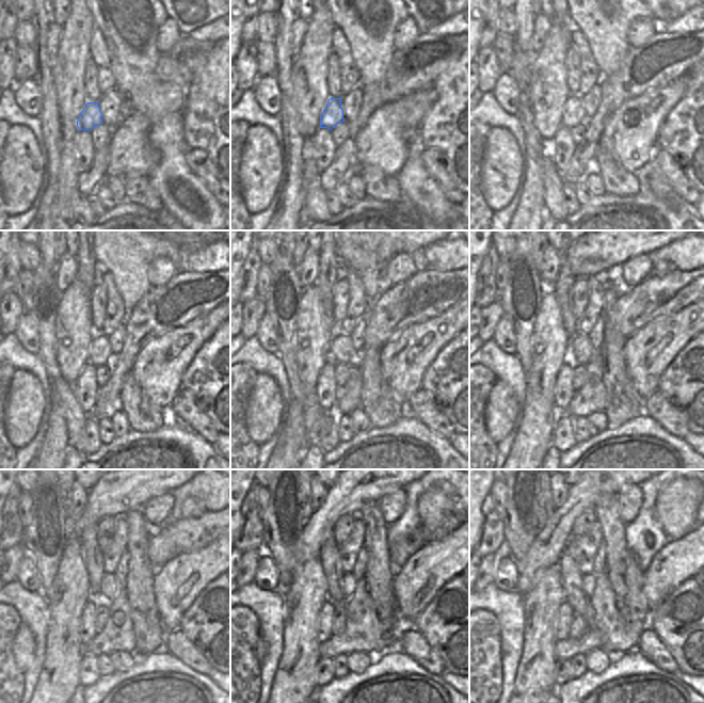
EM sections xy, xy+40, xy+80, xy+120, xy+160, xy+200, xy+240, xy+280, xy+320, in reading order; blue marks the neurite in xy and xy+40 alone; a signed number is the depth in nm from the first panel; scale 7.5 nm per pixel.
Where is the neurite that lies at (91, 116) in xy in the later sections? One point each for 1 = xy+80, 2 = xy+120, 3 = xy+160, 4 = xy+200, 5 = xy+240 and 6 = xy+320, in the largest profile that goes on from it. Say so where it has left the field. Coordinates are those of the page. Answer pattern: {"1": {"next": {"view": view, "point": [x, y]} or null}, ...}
{"1": {"next": {"view": "xy+80", "point": [574, 114]}}, "2": {"next": {"view": "xy+120", "point": [100, 353]}}, "3": {"next": {"view": "xy+160", "point": [340, 351]}}, "4": {"next": {"view": "xy+200", "point": [581, 351]}}, "5": {"next": {"view": "xy+240", "point": [109, 586]}}, "6": {"next": {"view": "xy+320", "point": [589, 580]}}}

